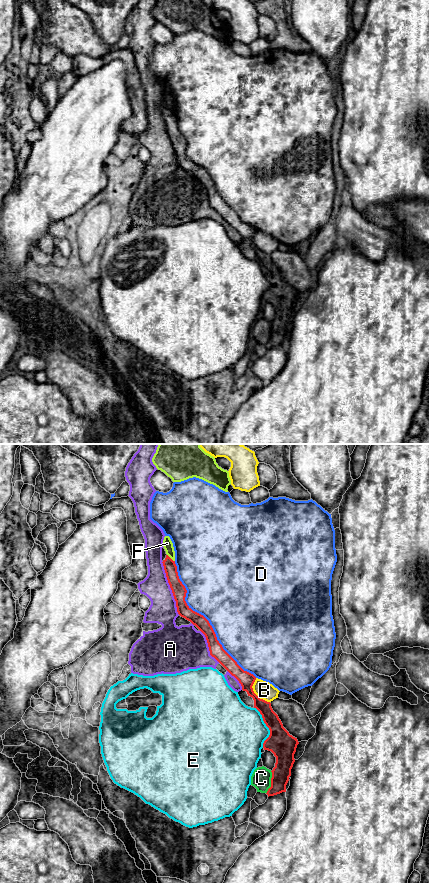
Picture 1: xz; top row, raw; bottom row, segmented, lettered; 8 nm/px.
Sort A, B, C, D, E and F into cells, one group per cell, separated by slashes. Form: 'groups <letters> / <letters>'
groups A / B / C / D / E / F

